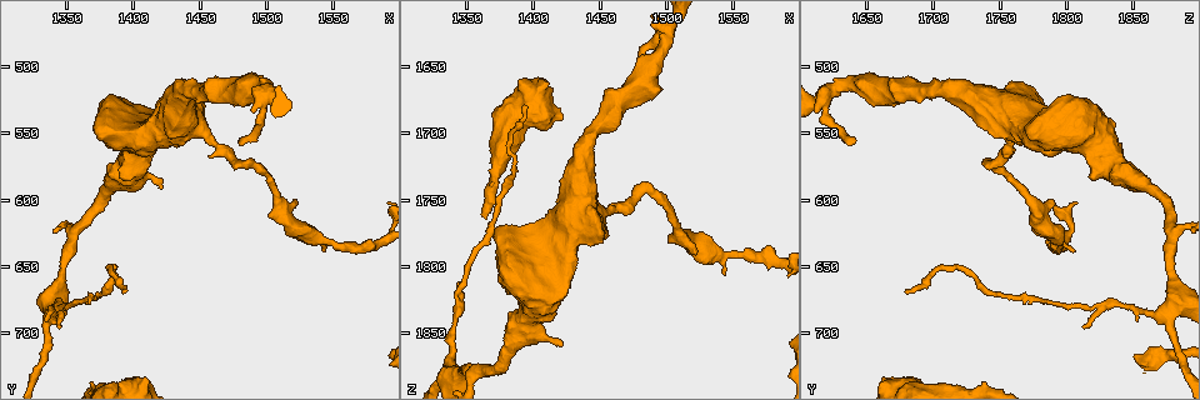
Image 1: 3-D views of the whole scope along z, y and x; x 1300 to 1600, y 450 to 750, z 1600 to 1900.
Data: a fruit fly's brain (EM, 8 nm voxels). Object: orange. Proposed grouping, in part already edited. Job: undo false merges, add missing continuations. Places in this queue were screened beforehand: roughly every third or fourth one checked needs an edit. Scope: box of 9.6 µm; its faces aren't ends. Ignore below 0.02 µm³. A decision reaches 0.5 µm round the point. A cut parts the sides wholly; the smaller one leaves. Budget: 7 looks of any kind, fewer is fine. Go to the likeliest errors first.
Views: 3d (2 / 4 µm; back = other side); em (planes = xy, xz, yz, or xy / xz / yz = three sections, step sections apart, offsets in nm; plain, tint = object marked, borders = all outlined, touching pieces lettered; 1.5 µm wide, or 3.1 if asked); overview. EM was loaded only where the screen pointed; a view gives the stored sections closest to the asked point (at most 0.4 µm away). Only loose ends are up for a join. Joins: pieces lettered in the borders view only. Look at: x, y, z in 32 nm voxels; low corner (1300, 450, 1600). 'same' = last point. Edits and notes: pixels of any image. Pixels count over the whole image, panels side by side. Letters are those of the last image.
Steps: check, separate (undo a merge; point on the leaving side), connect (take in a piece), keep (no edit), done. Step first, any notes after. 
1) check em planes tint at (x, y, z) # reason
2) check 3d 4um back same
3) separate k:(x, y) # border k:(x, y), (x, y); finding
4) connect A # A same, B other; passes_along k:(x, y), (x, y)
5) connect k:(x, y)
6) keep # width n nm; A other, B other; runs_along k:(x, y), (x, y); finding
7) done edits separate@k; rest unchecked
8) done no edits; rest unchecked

check em planes borders at (1544, 640, 1806) # an open end

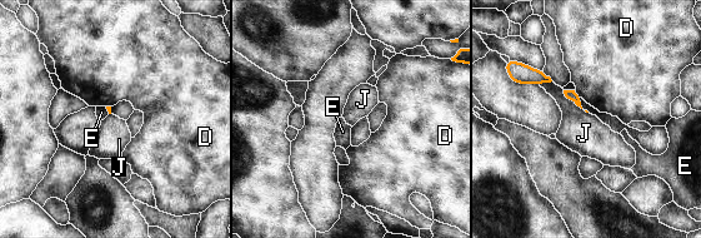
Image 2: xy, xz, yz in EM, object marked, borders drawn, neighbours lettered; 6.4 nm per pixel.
keep # longest_contact J 180 nm; D other, E other, J other; border 2:(562, 90), (581, 109); none of them fits

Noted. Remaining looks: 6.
check 3d 2um at (1344, 698, 1812)

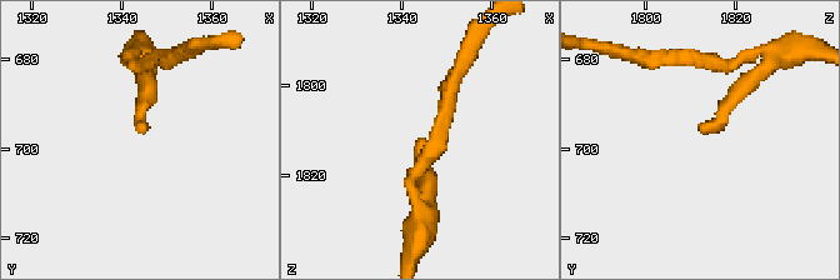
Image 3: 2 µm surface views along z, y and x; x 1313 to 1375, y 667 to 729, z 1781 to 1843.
check em xz step 4 borders at (1345, 697, 1813) # shape alone is not enough

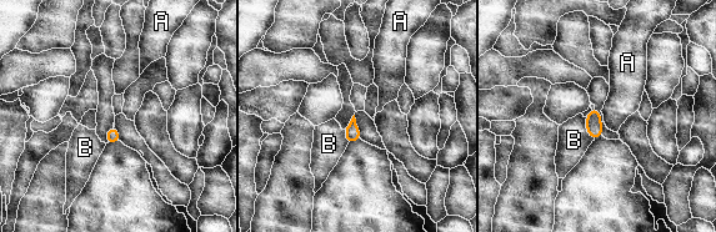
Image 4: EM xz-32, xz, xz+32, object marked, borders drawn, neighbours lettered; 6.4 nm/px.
check em planes borders same

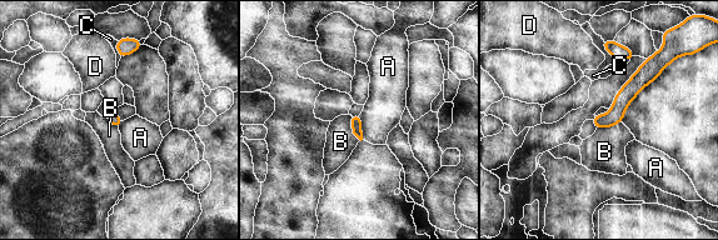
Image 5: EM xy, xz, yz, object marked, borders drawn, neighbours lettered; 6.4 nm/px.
keep # width 80 nm; A other, B other, C other, D other; no lettered piece goes on from it

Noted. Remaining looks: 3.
check em planes borders at (1420, 592, 1858) # branch stops here

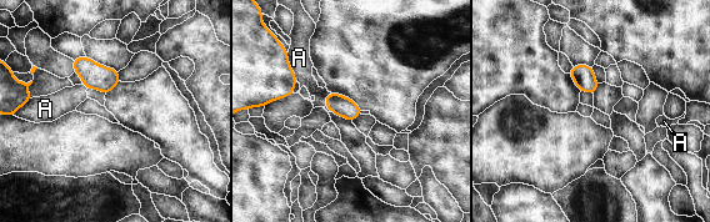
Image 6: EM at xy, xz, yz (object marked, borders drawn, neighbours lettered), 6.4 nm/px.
keep # A other; border 6:(286, 56), (296, 80); no lettered piece goes on from it

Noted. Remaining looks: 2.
done no edits; rest unchecked

